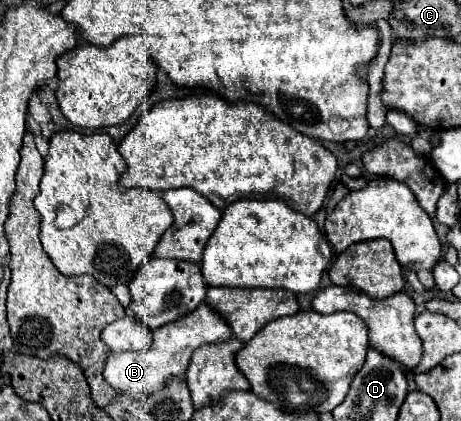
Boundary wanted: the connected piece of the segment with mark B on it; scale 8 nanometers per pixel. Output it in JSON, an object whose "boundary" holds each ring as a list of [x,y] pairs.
{"boundary":[[[201,304],[193,314],[153,330],[153,342],[149,348],[139,350],[139,352],[109,354],[105,370],[103,370],[103,378],[119,394],[129,396],[133,402],[141,402],[145,396],[165,390],[167,380],[171,376],[185,376],[195,348],[217,344],[217,342],[227,342],[229,338],[231,338],[231,330],[227,322],[221,320],[221,316],[215,310],[211,310],[207,304]]]}

